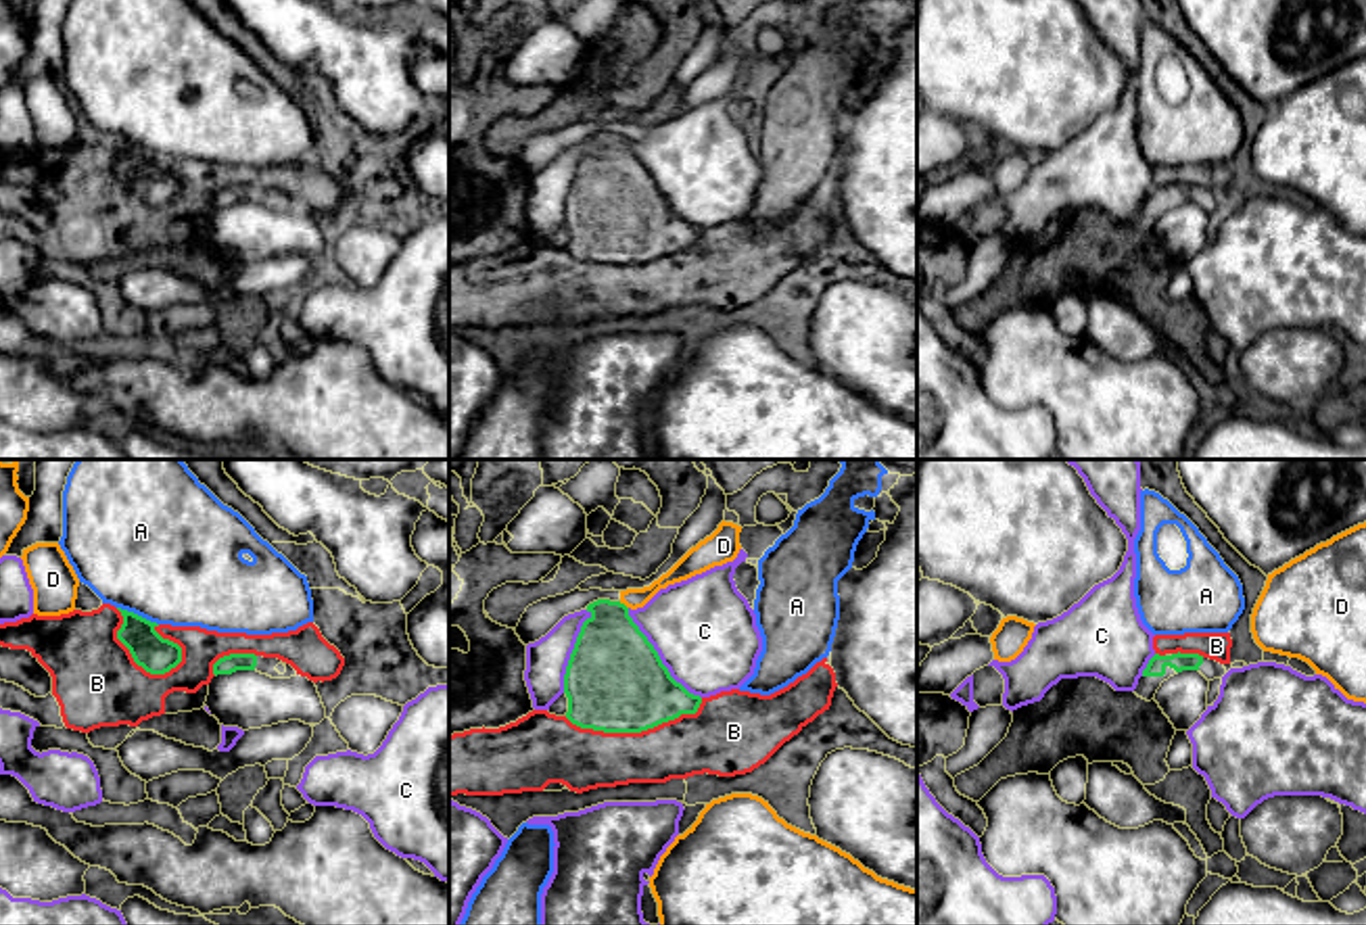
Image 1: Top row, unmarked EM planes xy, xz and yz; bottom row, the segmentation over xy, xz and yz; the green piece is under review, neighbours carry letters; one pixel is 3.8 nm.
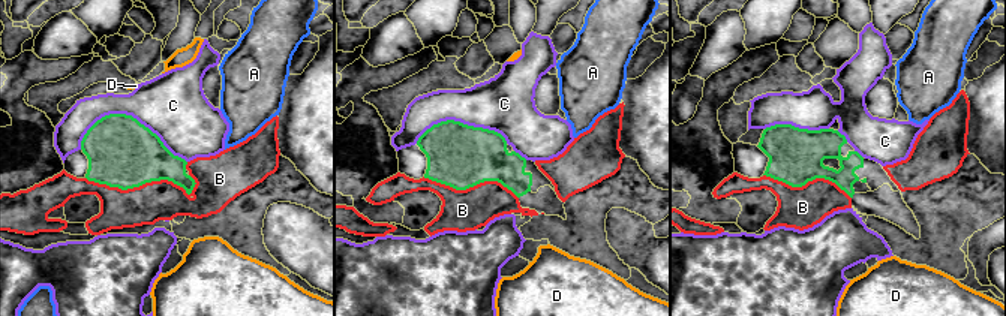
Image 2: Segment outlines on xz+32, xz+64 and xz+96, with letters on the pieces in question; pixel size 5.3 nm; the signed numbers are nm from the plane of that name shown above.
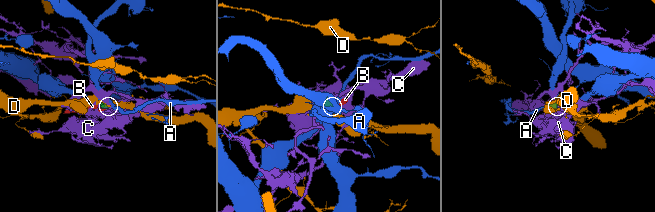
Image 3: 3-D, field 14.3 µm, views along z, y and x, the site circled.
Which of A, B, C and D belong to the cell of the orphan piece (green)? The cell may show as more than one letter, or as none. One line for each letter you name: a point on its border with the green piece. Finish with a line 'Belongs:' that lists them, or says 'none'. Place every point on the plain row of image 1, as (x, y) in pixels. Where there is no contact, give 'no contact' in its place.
Belongs: none

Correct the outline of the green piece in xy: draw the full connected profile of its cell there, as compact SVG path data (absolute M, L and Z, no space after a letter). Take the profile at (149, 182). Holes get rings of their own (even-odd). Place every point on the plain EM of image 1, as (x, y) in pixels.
M117 140L123 148L123 157L117 163L117 171L129 182L134 194L150 207L165 207L182 194L182 180L169 171L163 171L150 155L134 144Z

